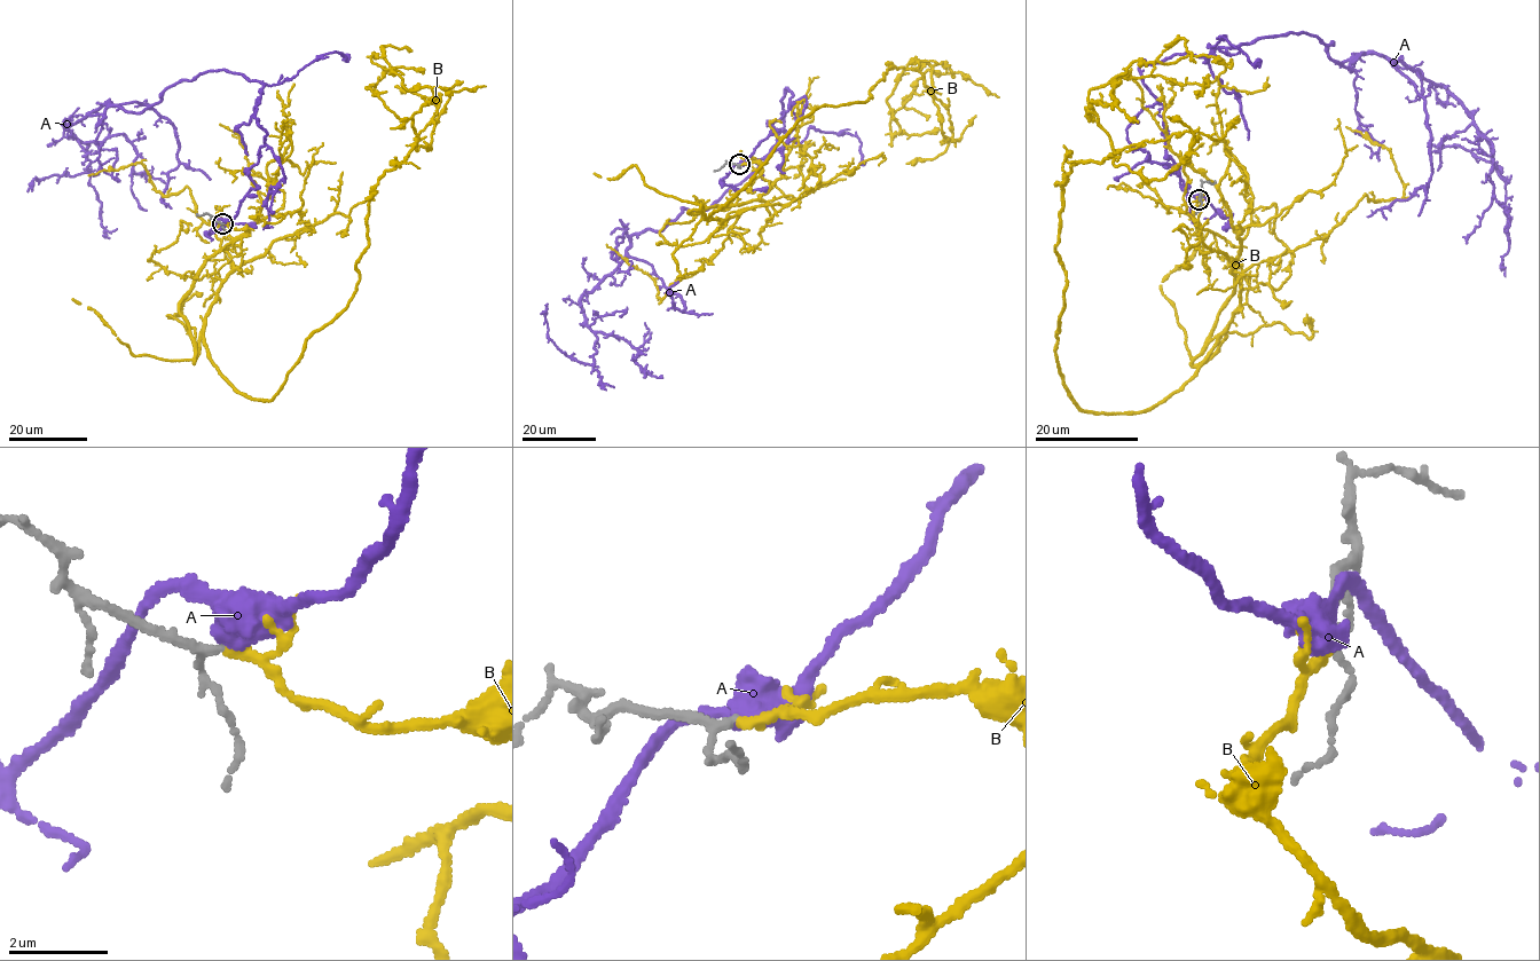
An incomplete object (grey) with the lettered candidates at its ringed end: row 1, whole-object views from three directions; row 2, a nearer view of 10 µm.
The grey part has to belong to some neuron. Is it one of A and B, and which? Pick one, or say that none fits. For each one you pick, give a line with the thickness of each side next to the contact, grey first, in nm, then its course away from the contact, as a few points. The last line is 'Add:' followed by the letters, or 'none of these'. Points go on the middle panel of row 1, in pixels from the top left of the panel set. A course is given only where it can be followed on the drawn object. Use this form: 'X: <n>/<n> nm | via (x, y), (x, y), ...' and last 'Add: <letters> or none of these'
B: 150/140 nm | via (739, 164), (762, 172), (733, 205), (689, 212), (815, 109), (942, 62), (890, 143)
Add: B

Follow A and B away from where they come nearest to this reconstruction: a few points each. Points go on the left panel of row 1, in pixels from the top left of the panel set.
A: (224, 223), (267, 133), (265, 84), (224, 69), (67, 125), (89, 171), (32, 184)
B: (224, 223), (249, 234), (179, 313), (194, 362), (202, 336), (267, 401), (353, 296), (434, 96), (374, 52)

